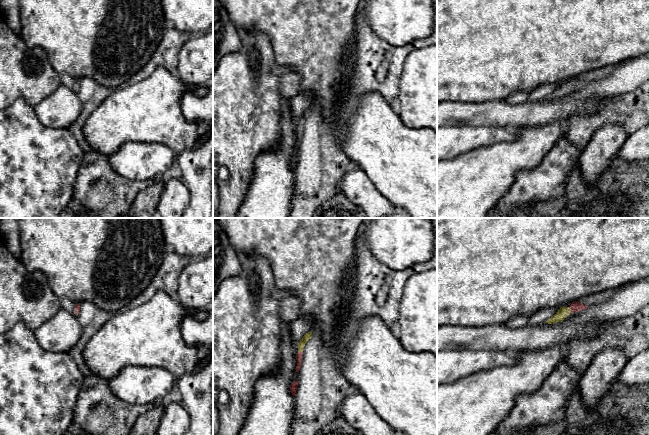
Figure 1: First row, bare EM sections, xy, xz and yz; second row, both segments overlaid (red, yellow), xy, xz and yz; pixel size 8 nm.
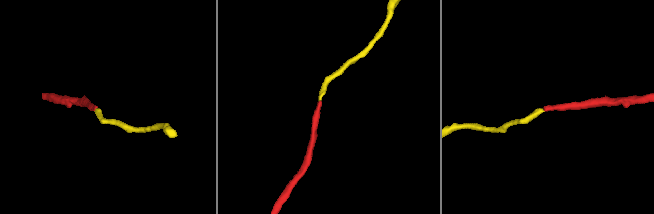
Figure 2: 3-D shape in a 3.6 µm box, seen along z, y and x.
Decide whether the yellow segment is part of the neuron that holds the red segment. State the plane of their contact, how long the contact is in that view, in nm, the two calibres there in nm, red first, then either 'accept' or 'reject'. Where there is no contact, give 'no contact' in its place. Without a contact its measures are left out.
yz | 50 nm | 80/90 nm | accept

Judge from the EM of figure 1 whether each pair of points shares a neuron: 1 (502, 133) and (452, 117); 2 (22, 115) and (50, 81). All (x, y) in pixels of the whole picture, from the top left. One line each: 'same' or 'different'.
1: different
2: different

